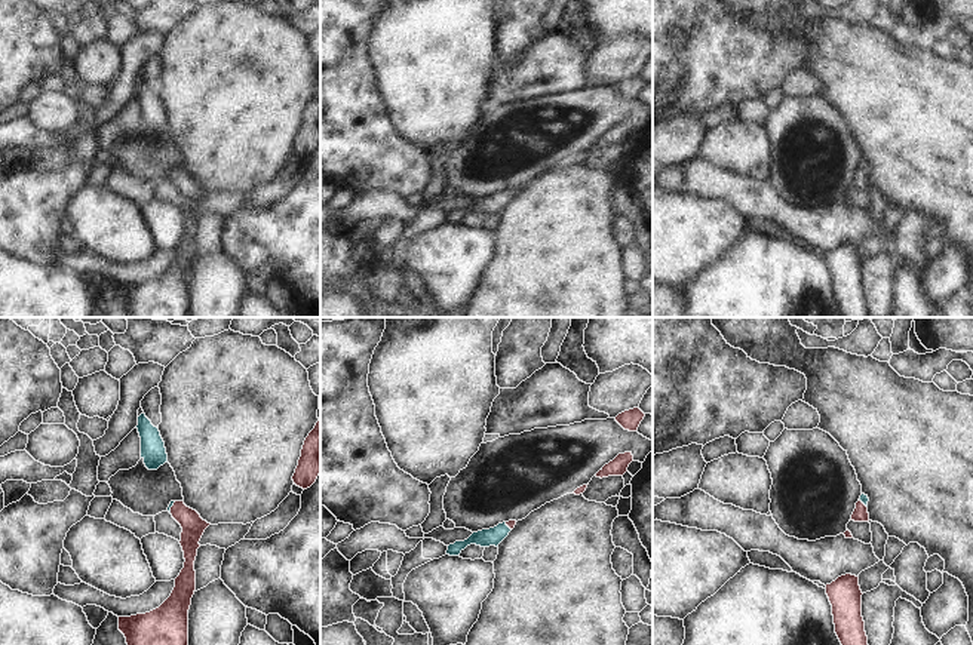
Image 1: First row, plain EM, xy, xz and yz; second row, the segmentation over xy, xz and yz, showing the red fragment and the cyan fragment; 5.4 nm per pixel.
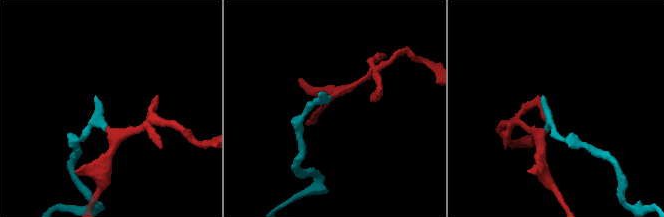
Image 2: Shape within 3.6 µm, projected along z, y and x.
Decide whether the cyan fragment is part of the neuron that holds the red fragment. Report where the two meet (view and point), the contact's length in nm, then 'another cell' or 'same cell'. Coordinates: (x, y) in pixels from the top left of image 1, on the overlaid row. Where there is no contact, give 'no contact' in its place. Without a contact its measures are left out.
contact xy (171, 507); length 70 nm; same cell

